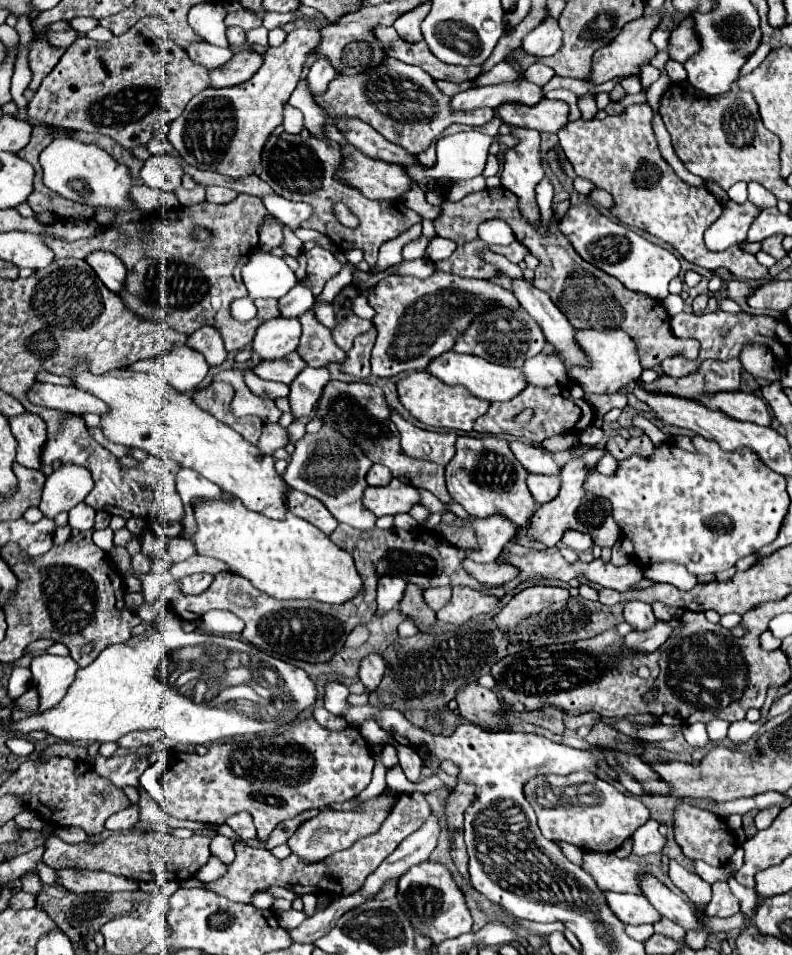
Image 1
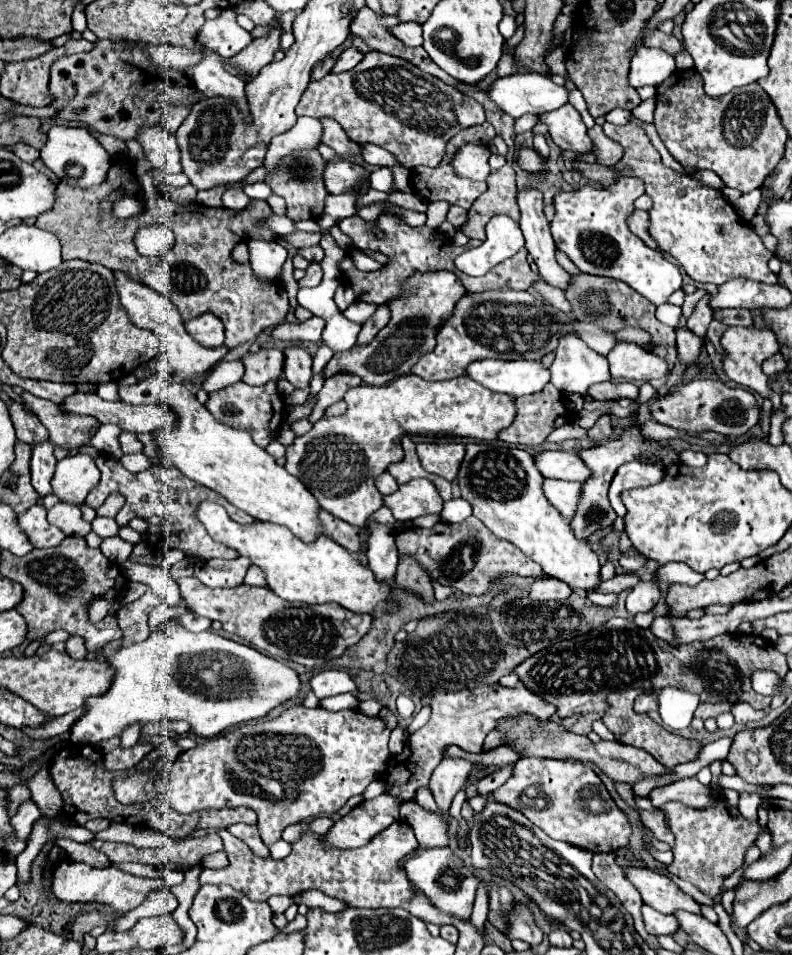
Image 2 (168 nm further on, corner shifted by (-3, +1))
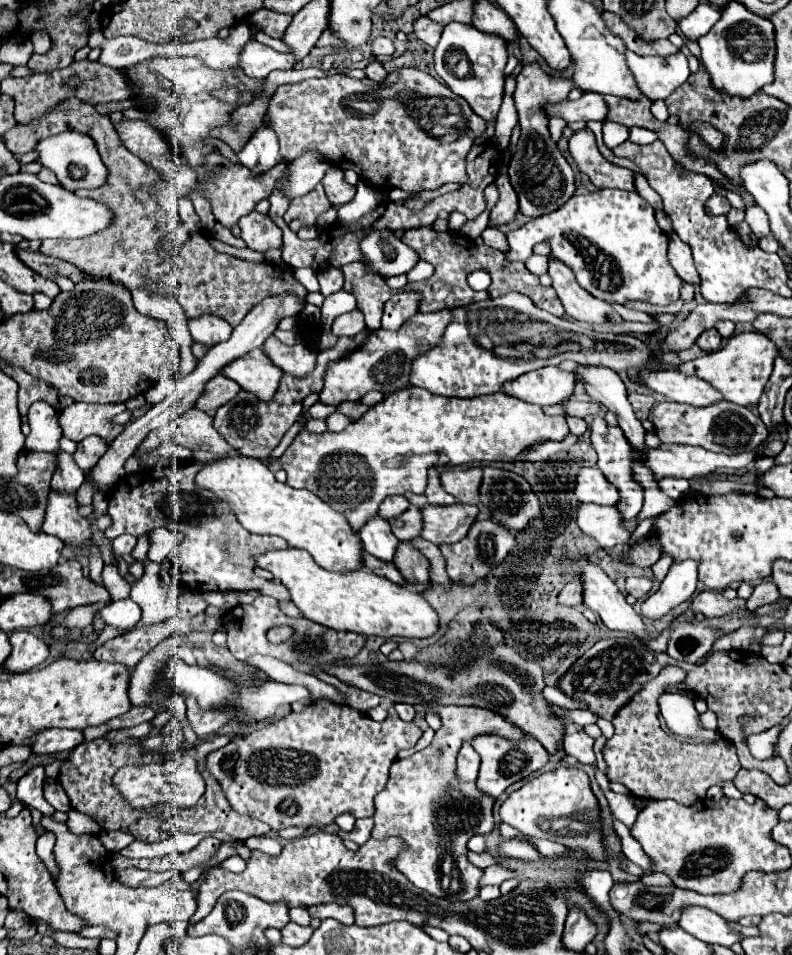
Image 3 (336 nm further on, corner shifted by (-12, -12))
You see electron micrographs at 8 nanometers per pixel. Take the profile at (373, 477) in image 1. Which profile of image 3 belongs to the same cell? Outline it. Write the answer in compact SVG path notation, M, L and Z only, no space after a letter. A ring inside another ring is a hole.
M402 495L386 497L386 499L382 501L380 509L378 509L378 515L380 515L382 519L394 519L394 517L398 517L400 513L404 513L408 507L410 507L410 503L408 503L406 497L402 497Z

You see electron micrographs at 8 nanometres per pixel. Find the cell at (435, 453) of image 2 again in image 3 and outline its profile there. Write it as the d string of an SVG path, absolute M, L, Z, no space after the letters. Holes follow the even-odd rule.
M450 469L440 475L442 487L460 503L480 505L480 477L482 469Z

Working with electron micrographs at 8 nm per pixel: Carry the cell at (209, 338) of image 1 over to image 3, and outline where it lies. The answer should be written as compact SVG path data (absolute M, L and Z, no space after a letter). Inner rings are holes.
M208 313L188 319L188 329L192 333L192 339L204 345L216 345L228 341L228 337L232 335L232 327L222 317Z

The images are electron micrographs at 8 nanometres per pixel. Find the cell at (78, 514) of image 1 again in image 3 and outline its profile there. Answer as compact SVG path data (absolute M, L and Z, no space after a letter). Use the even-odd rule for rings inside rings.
M120 535L120 537L116 537L112 541L112 547L118 553L118 557L128 557L132 553L132 549L136 547L136 537L132 537L132 535Z

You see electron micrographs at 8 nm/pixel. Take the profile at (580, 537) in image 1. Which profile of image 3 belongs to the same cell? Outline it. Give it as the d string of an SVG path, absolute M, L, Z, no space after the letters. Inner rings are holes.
M648 518L641 521L636 529L632 532L632 539L630 539L630 546L639 543L643 538L646 538L651 533L654 524L653 518Z

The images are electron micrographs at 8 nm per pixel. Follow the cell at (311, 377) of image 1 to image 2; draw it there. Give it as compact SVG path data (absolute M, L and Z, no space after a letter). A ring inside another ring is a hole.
M301 346L285 348L285 378L299 390L309 388L309 382L313 378L311 356Z

